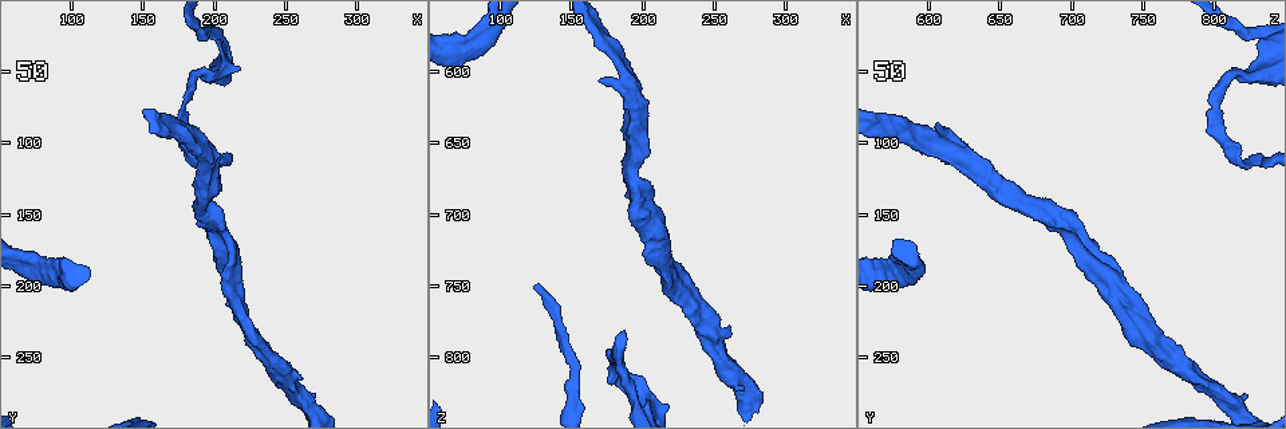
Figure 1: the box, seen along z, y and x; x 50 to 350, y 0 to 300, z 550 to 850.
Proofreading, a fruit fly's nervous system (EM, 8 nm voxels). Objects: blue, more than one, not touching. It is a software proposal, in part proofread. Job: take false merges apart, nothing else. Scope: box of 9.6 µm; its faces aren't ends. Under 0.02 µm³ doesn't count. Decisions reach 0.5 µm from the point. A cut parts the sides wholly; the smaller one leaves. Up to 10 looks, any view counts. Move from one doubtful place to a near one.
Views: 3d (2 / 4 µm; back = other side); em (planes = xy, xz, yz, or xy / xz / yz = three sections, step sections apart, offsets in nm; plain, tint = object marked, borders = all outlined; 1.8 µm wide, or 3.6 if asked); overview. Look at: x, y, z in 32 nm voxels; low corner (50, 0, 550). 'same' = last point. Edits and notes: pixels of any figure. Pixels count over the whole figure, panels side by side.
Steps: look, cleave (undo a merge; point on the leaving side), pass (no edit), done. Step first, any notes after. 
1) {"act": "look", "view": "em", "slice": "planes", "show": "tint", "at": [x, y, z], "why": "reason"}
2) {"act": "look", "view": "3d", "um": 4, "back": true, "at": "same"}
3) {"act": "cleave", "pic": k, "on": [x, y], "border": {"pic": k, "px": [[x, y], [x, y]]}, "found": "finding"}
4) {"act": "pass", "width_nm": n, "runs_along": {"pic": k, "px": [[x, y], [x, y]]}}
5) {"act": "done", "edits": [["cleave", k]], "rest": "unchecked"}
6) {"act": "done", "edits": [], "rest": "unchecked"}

{"act": "look", "view": "3d", "um": 4, "at": [200, 54, 828], "why": "calibre changes"}

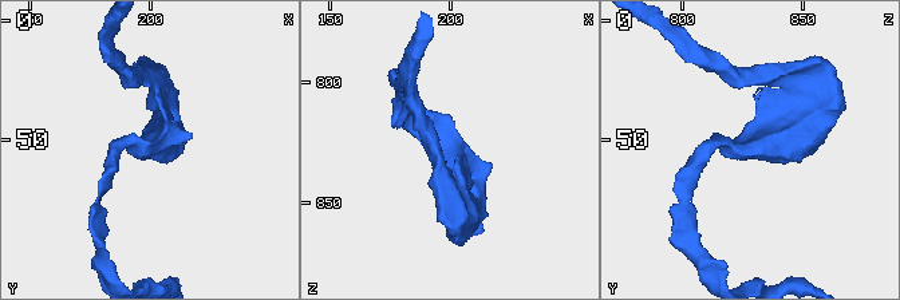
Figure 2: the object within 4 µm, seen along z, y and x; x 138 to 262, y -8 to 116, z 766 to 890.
{"act": "look", "view": "em", "slice": "yz", "step": 8, "show": "tint", "at": [197, 54, 828], "why": "need the tissue"}

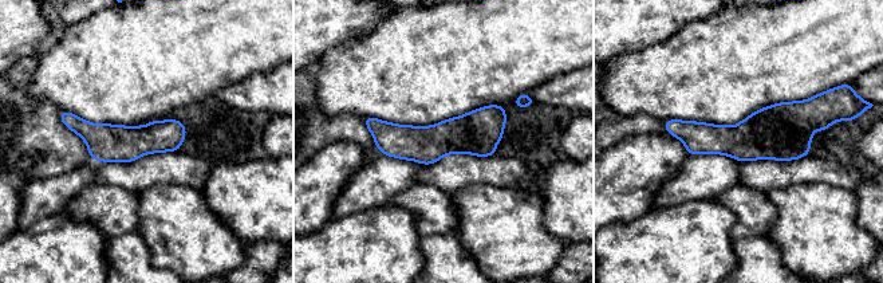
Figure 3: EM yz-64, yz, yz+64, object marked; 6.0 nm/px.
{"act": "look", "view": "em", "slice": "planes", "show": "tint", "at": "same"}

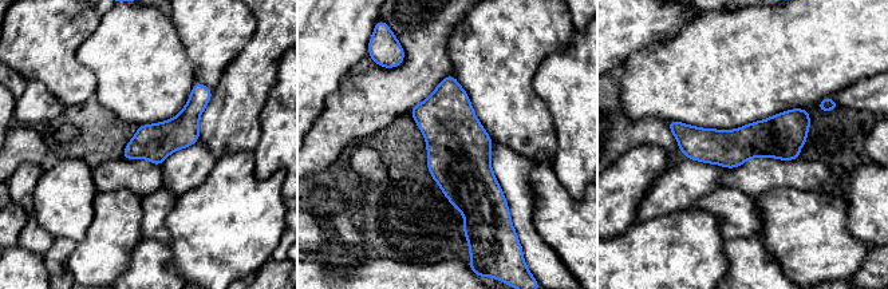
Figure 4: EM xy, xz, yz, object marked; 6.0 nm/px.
{"act": "pass", "runs_along": {"pic": 4, "px": [[806, 119], [753, 141], [671, 125]]}, "found": "one neuron here"}

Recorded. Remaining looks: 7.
{"act": "look", "view": "3d", "um": 2, "at": [76, 190, 584], "why": "branch point"}

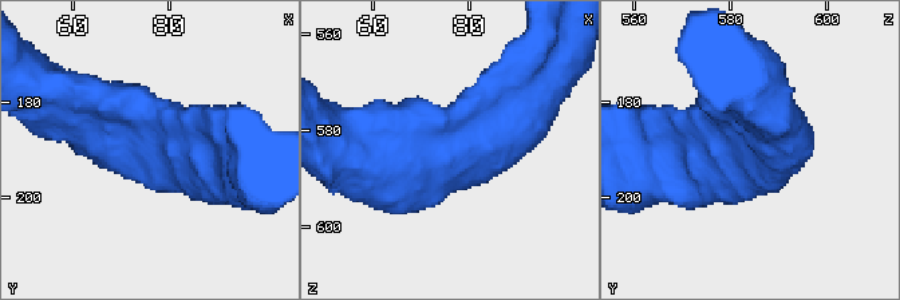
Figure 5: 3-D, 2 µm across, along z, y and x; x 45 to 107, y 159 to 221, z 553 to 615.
{"act": "look", "view": "em", "slice": "xz", "step": 16, "show": "tint", "at": [78, 190, 585]}

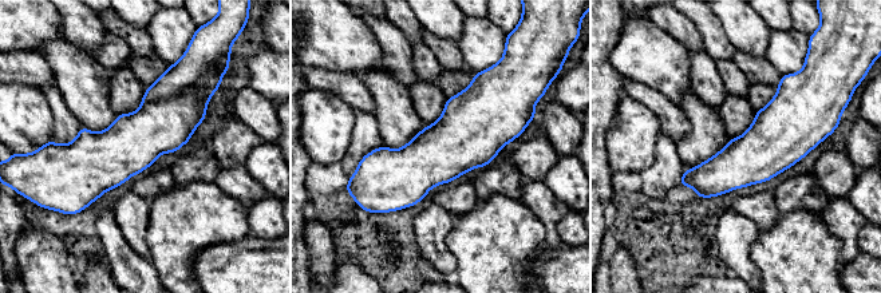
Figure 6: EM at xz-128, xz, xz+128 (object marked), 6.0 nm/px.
{"act": "look", "view": "em", "slice": "planes", "show": "tint", "at": "same", "why": "cut it another way"}

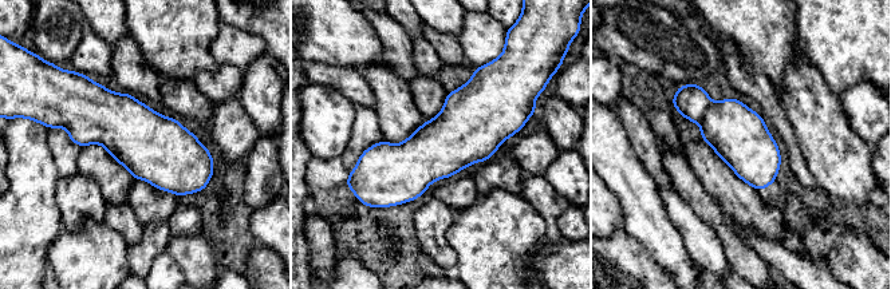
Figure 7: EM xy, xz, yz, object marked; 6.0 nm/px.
{"act": "pass", "found": "one neuron here"}

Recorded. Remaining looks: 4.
{"act": "look", "view": "3d", "um": 2, "back": true, "at": [198, 114, 622], "why": "two arms in line, one across"}

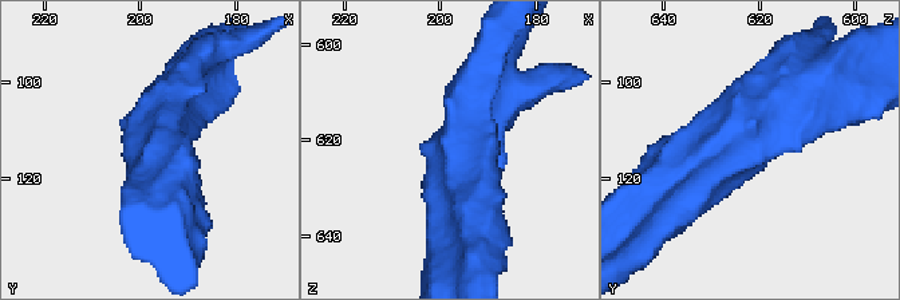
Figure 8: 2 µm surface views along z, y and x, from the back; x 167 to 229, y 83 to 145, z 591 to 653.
{"act": "look", "view": "em", "slice": "xz", "step": 8, "show": "tint", "at": [197, 112, 620]}

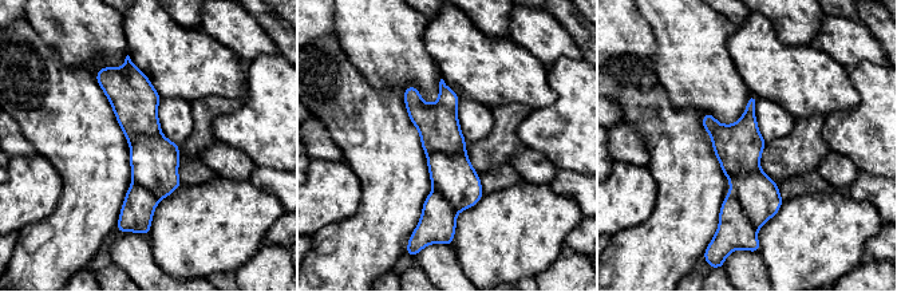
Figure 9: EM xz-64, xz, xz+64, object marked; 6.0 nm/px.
{"act": "look", "view": "em", "slice": "planes", "show": "tint", "at": "same"}

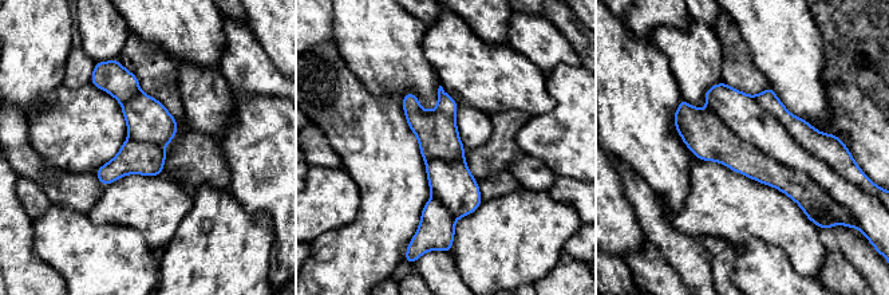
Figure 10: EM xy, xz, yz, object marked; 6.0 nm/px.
{"act": "cleave", "pic": 10, "on": [747, 120], "arms": 3, "border": {"pic": 10, "px": [[710, 109], [828, 193]]}, "found": "two neurons meet here"}

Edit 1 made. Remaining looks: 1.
{"act": "done", "edits": [["cleave", 10]], "rest": "unchecked"}

